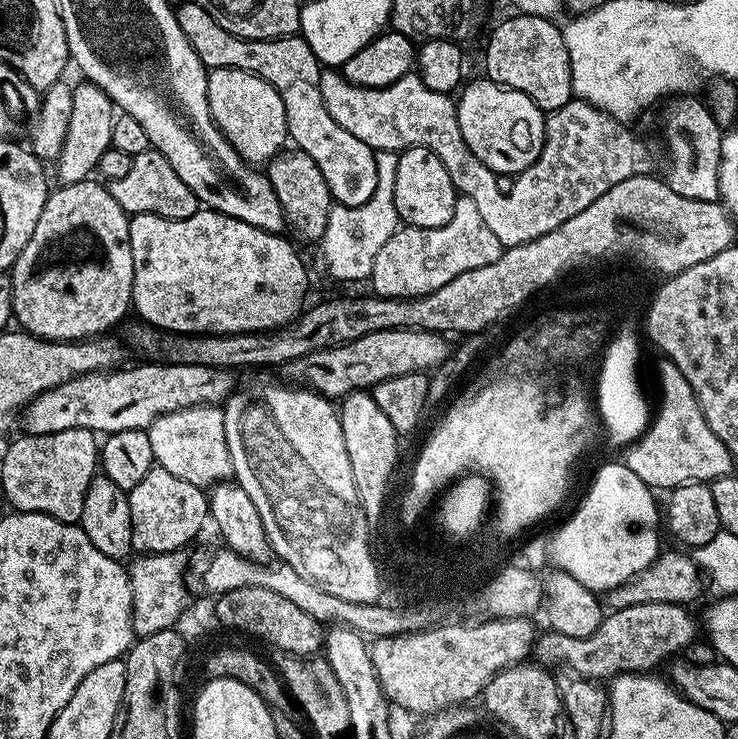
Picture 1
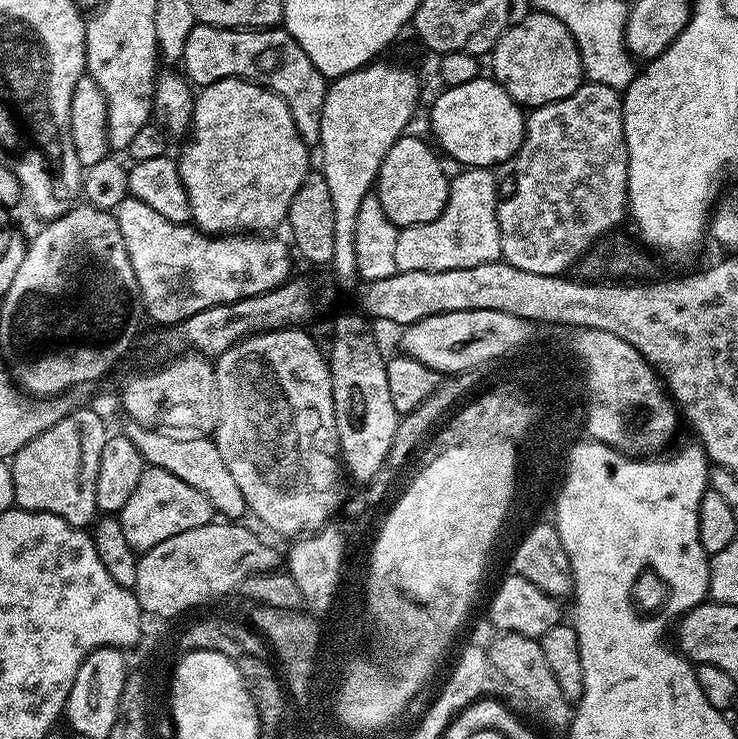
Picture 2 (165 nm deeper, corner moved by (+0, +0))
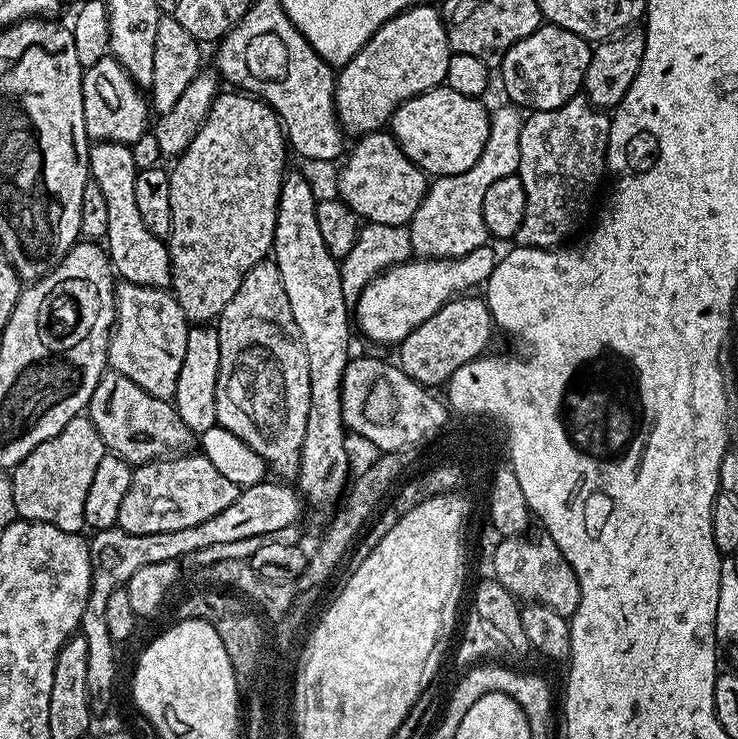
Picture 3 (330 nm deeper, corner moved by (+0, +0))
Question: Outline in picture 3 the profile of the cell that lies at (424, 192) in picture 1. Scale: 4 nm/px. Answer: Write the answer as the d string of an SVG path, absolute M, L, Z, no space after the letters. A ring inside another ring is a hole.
M391 131L365 132L347 153L340 172L339 199L343 200L361 221L386 226L407 225L424 200L429 177L400 148Z

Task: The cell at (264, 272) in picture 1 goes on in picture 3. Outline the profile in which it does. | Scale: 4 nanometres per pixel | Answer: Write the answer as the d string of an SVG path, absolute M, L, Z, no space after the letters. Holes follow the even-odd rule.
M109 140L93 143L88 150L88 171L91 179L102 186L106 207L109 208L110 230L106 237L106 251L115 275L129 284L167 289L172 282L172 256L168 253L167 243L148 229L138 212L138 202L134 202L138 169L131 147Z

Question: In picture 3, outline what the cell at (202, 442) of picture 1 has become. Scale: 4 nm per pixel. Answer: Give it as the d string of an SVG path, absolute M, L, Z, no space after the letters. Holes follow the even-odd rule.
M121 283L116 290L116 322L108 340L111 371L130 378L142 390L171 401L186 353L190 321L171 291Z

